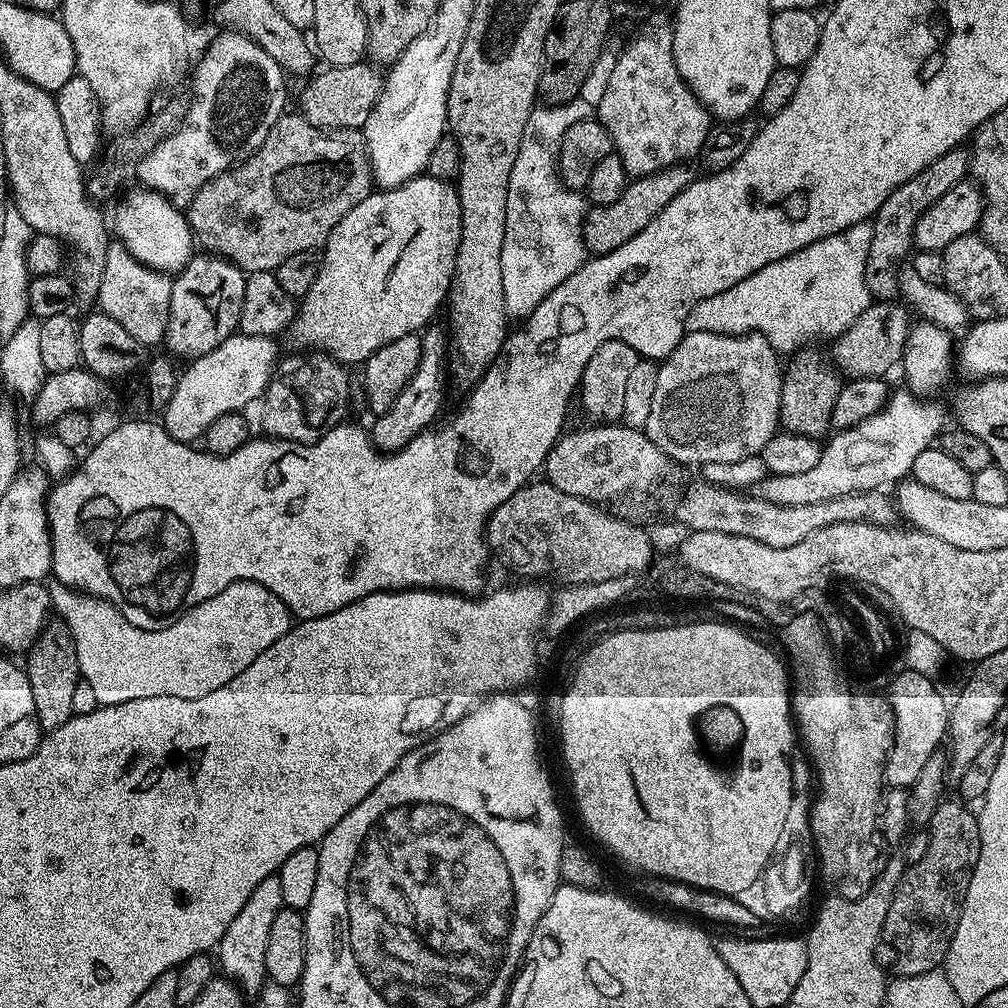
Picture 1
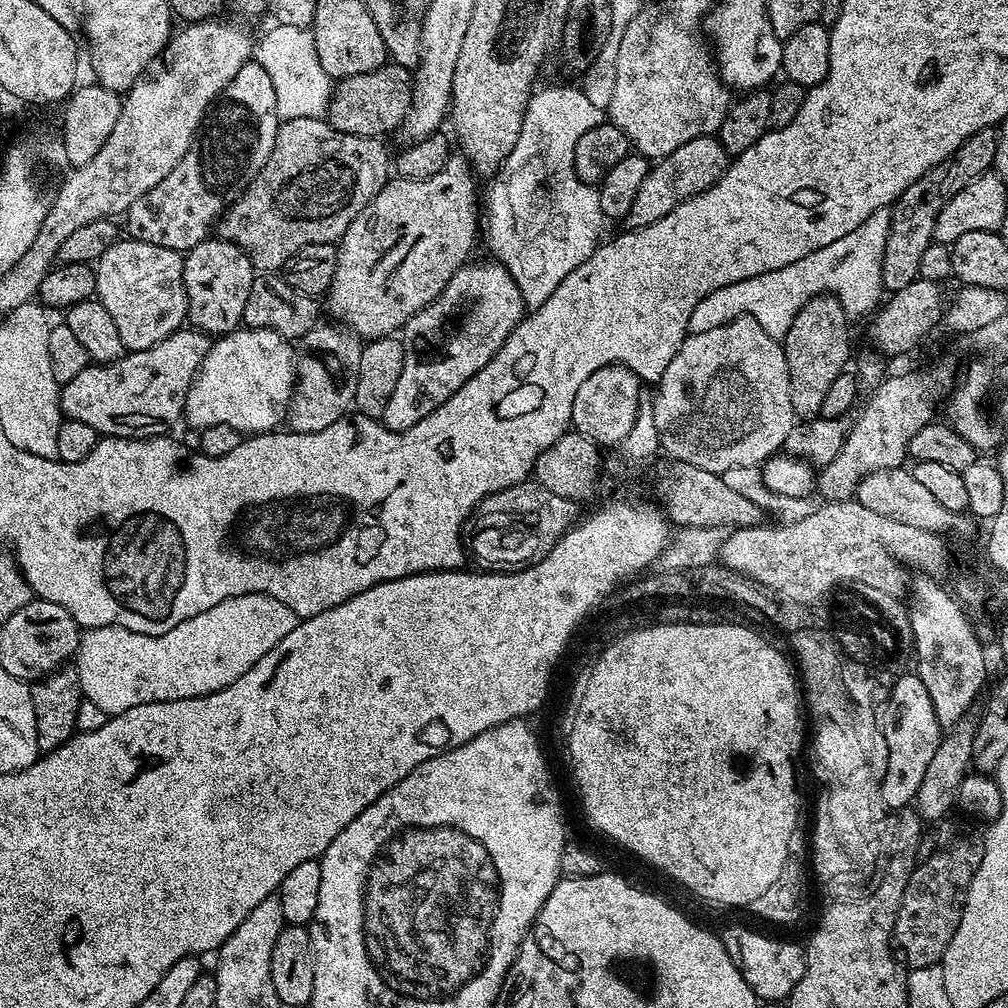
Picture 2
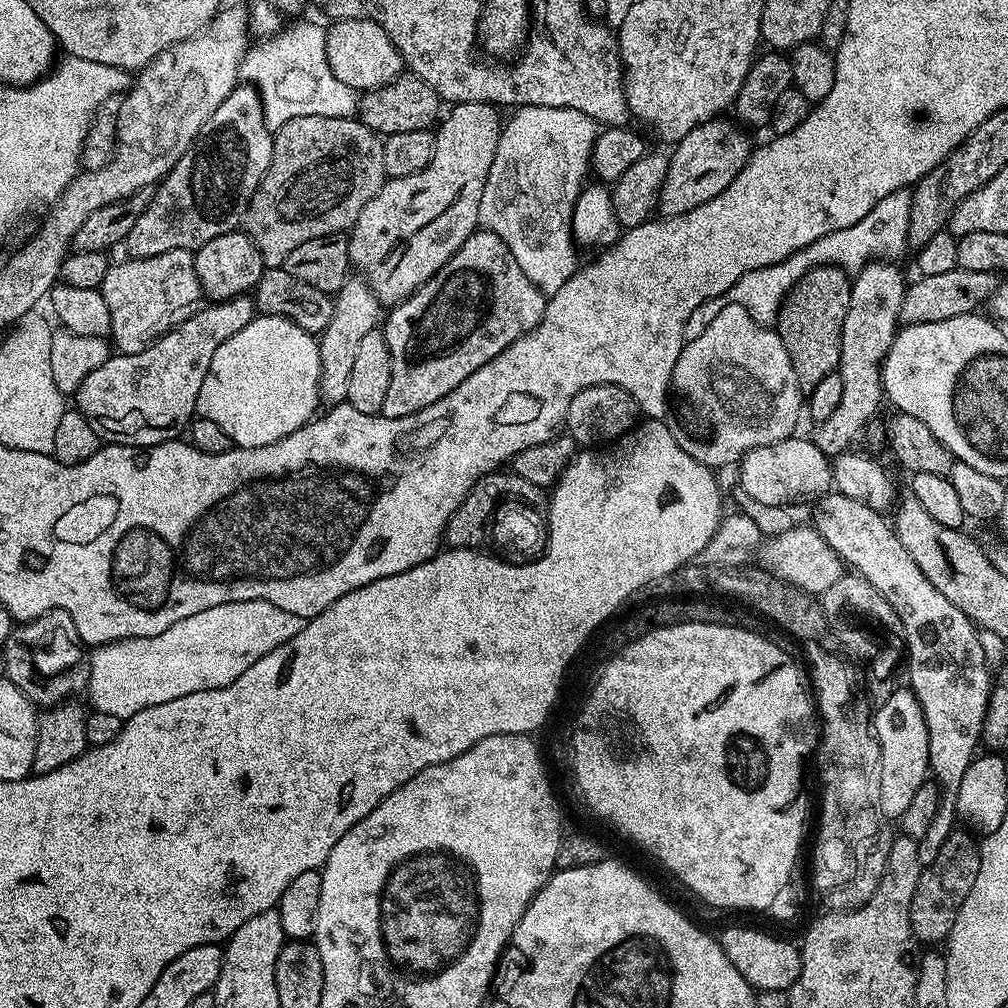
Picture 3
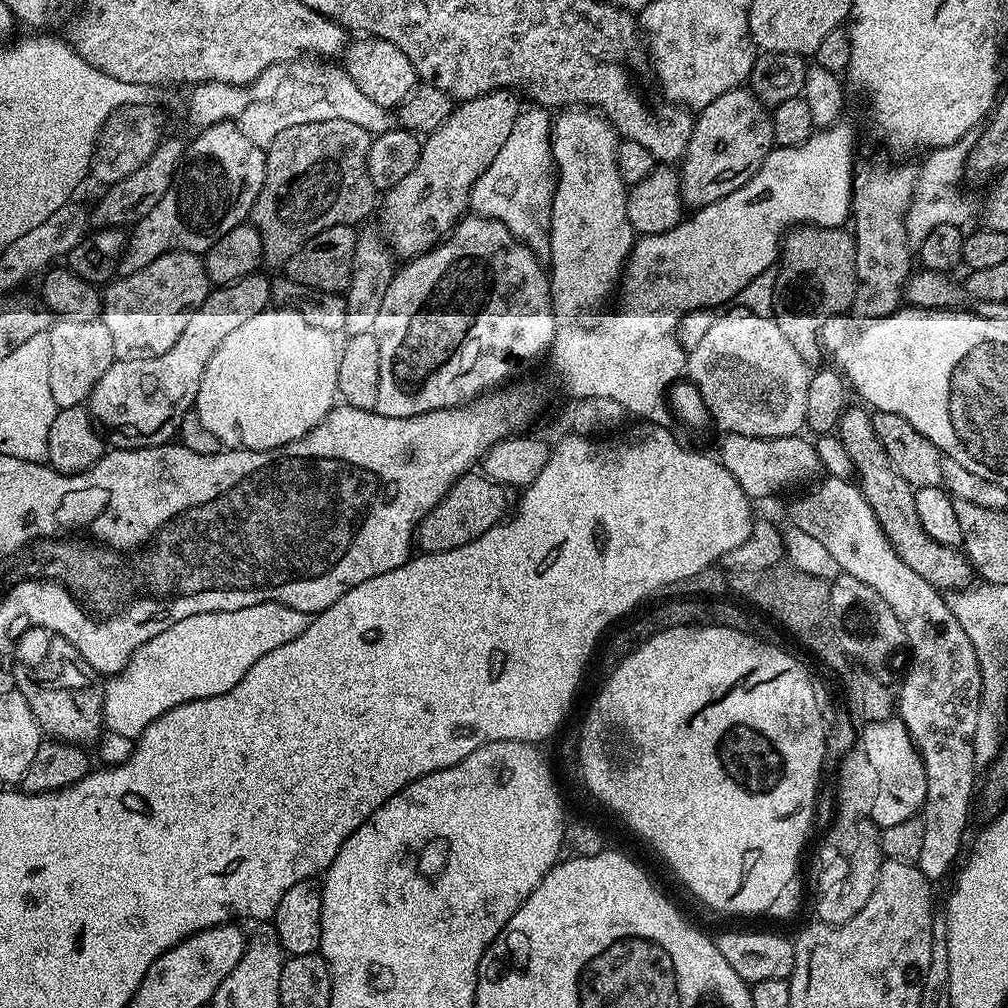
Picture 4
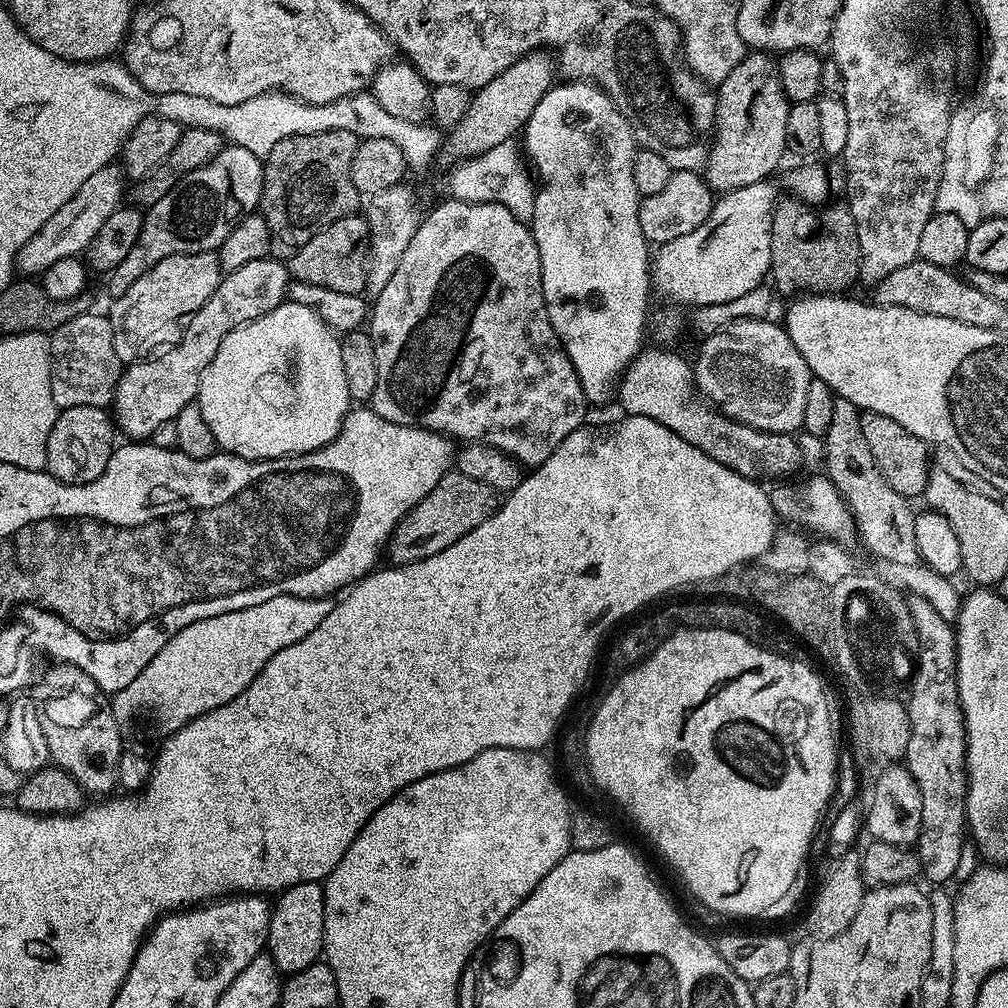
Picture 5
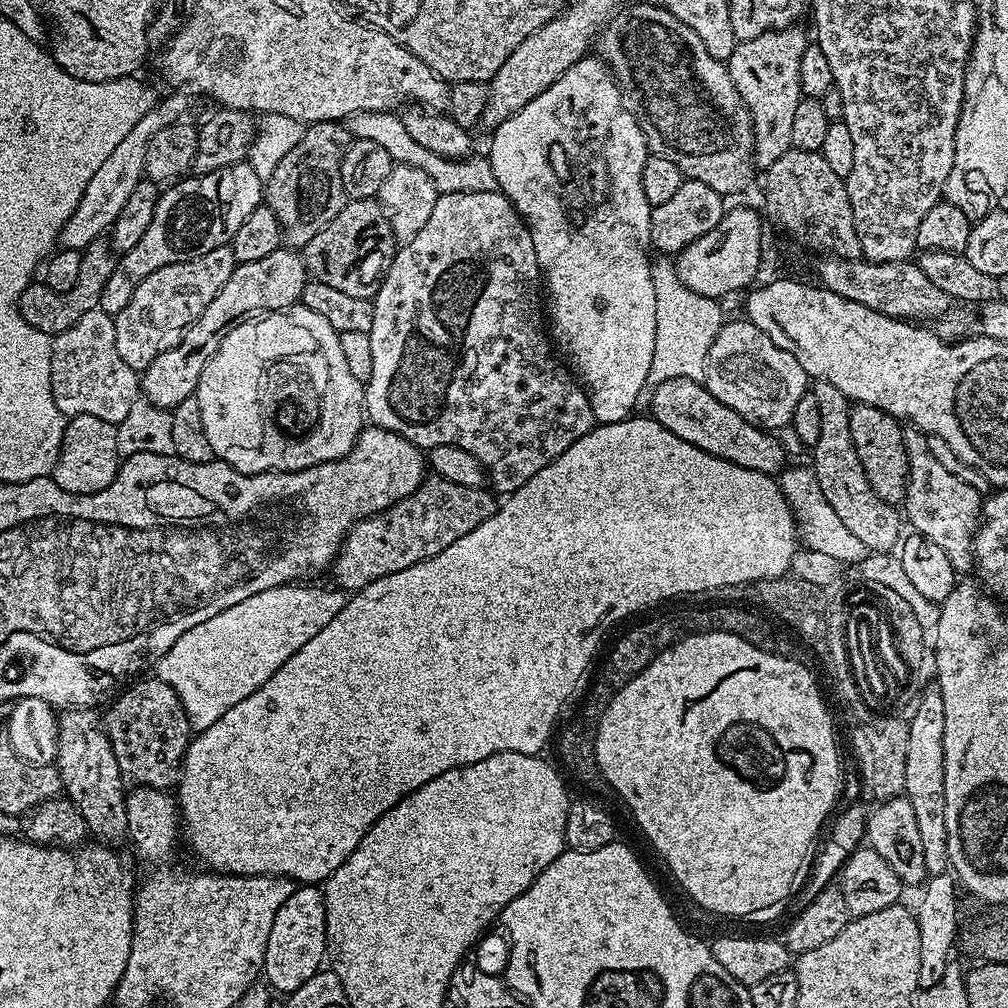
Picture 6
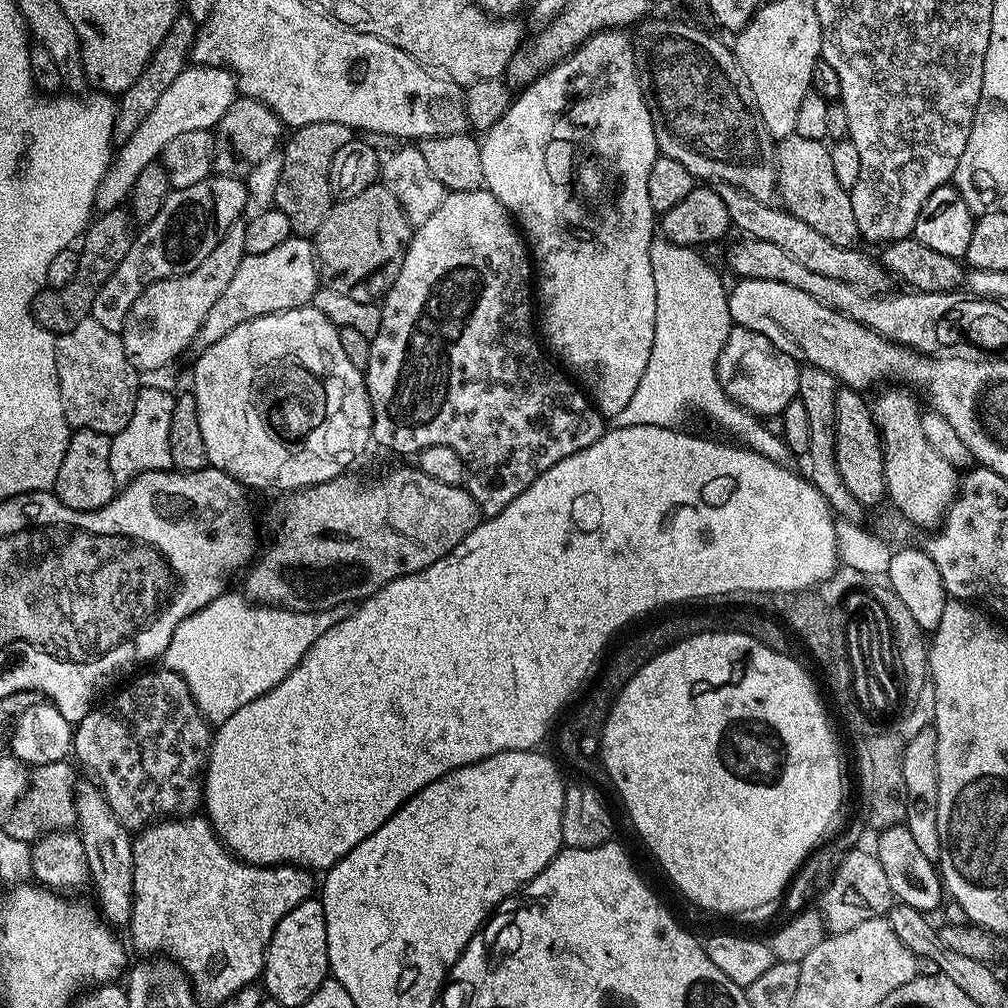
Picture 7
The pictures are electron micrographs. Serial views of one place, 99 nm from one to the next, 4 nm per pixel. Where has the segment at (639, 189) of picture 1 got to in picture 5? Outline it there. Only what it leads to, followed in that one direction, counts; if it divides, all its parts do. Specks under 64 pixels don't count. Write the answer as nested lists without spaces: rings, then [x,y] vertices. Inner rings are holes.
[[[749,51],[730,70],[730,74],[718,85],[716,101],[716,126],[712,147],[708,150],[706,179],[708,187],[717,193],[733,192],[735,188],[750,186],[759,180],[769,179],[772,171],[780,164],[780,159],[786,156],[786,118],[790,101],[782,90],[780,70],[777,61],[767,52]]]

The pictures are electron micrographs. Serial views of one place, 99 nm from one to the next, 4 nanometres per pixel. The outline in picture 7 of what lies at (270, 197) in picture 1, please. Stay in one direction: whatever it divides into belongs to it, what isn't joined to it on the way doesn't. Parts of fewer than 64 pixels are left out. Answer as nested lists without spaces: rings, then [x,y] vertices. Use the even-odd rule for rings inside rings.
[[[314,122],[295,129],[291,135],[287,137],[282,152],[284,165],[274,204],[284,211],[286,218],[290,218],[295,235],[312,238],[322,222],[326,222],[326,214],[330,214],[334,203],[330,186],[330,166],[334,162],[334,154],[338,154],[338,150],[354,138],[354,132],[342,126],[342,122]]]

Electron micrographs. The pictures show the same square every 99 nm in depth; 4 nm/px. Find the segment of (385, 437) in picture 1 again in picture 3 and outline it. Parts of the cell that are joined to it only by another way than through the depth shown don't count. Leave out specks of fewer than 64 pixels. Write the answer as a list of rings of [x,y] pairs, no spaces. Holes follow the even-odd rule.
[[[477,230],[466,242],[414,294],[400,304],[391,305],[392,312],[383,317],[382,331],[390,350],[390,386],[386,389],[386,402],[382,402],[382,415],[386,418],[402,418],[418,410],[426,410],[438,398],[446,398],[458,382],[466,382],[478,366],[486,366],[502,350],[506,350],[530,330],[538,326],[544,313],[546,297],[543,292],[522,274],[514,254],[498,234]]]

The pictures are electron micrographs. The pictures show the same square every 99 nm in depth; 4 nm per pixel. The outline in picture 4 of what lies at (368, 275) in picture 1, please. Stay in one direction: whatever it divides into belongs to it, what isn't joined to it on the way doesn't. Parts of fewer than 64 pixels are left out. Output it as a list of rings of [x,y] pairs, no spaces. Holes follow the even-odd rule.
[[[508,90],[487,92],[473,100],[459,101],[453,107],[452,113],[438,126],[438,130],[427,133],[420,145],[418,166],[398,182],[398,186],[387,189],[382,196],[382,207],[379,209],[383,235],[389,248],[397,257],[411,258],[421,252],[428,252],[436,247],[445,236],[451,233],[456,223],[469,211],[468,199],[472,193],[474,182],[498,158],[498,150],[510,138],[510,130],[514,130],[514,122],[519,118],[522,105],[515,100],[513,93]]]

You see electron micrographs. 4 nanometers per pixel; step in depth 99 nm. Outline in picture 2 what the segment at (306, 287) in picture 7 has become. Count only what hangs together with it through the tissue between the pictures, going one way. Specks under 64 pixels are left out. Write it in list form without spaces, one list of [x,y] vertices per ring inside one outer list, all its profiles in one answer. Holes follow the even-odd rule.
[[[181,326],[162,342],[150,346],[146,350],[128,352],[108,364],[89,363],[82,374],[70,378],[60,389],[60,411],[67,419],[86,422],[86,426],[94,426],[101,437],[106,436],[163,436],[171,433],[176,423],[184,420],[186,398],[190,394],[190,386],[213,346],[208,333],[200,332],[191,326]]]

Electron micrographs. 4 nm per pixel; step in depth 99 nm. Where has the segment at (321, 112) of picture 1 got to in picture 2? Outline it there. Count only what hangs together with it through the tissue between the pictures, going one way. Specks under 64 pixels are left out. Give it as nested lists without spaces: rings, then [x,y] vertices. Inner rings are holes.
[[[388,62],[383,68],[370,70],[366,74],[354,74],[350,78],[339,81],[335,85],[332,100],[328,103],[326,113],[328,123],[339,132],[377,138],[383,137],[385,135],[383,132],[390,132],[394,128],[399,129],[412,105],[412,78],[413,73],[409,69],[403,68],[400,64]]]

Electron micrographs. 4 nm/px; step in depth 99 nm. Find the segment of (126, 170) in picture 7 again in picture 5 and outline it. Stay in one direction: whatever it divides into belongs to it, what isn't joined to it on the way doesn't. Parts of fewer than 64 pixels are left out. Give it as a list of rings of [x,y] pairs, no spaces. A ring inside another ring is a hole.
[[[116,162],[102,166],[102,170],[90,174],[90,178],[82,182],[78,194],[74,194],[74,198],[70,198],[70,202],[66,202],[62,210],[53,214],[50,222],[46,222],[46,226],[42,226],[42,230],[38,230],[38,234],[34,234],[34,238],[26,242],[26,246],[22,246],[22,250],[16,255],[17,269],[21,273],[24,271],[25,277],[32,278],[54,266],[54,262],[61,258],[87,253],[90,242],[94,242],[94,234],[98,234],[98,229],[106,223],[106,218],[110,218],[110,214],[121,207],[124,184],[126,185],[126,177],[123,167]]]

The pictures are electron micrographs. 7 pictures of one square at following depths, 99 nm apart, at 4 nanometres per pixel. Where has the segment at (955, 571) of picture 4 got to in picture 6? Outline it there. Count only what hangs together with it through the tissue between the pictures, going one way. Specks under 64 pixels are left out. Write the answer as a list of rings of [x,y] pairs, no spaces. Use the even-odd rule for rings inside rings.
[[[825,380],[815,381],[810,390],[818,402],[818,411],[822,414],[818,442],[810,448],[810,454],[812,452],[810,469],[822,488],[822,494],[826,496],[831,509],[842,518],[843,525],[868,548],[869,552],[892,552],[902,536],[902,531],[900,532],[902,516],[893,505],[882,502],[882,498],[878,498],[878,494],[870,490],[870,482],[866,482],[866,474],[858,462],[858,454],[850,438],[848,396],[842,394],[838,386],[830,386],[830,382]]]

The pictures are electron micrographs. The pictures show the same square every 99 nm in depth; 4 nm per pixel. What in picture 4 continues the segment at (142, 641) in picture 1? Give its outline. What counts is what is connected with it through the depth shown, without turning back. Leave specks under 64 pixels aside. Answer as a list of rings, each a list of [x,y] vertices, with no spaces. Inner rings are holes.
[[[266,602],[258,606],[246,606],[242,610],[226,610],[210,614],[194,614],[190,618],[174,620],[162,634],[150,638],[126,662],[126,666],[115,676],[107,677],[104,689],[104,723],[107,731],[126,734],[126,738],[135,741],[166,710],[174,710],[174,706],[182,706],[186,702],[194,702],[202,698],[214,698],[218,694],[226,694],[262,658],[262,654],[270,654],[270,650],[278,650],[278,646],[286,646],[286,642],[294,642],[302,630],[306,630],[310,616],[302,610],[294,610],[285,604]]]

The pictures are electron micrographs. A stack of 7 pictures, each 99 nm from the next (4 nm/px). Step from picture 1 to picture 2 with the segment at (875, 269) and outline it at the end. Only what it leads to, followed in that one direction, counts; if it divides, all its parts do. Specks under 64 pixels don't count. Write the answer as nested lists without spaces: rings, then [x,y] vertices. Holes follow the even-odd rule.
[[[996,128],[978,130],[978,134],[966,138],[966,142],[958,146],[951,160],[943,160],[938,166],[926,170],[926,174],[906,186],[904,193],[891,205],[890,234],[886,238],[886,250],[882,256],[882,282],[889,293],[902,290],[902,286],[910,286],[910,282],[918,279],[918,265],[926,246],[934,242],[932,231],[942,206],[946,206],[954,194],[970,186],[974,178],[995,165],[997,135]]]

